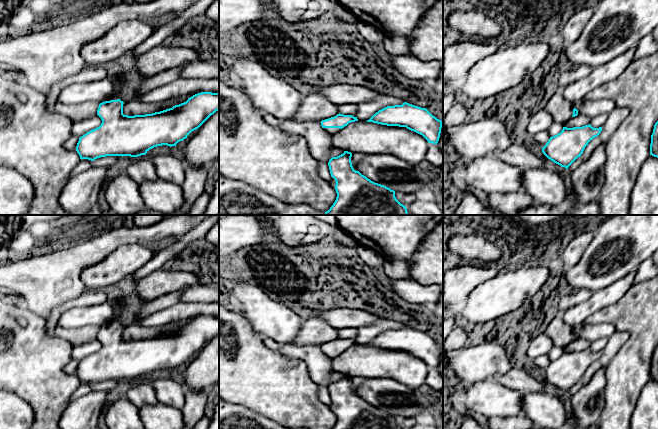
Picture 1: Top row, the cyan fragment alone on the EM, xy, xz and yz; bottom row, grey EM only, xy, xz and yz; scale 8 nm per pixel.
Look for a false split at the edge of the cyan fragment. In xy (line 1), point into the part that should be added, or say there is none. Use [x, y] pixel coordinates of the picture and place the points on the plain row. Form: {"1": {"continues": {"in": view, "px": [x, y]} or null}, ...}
{"1": {"continues": null}}

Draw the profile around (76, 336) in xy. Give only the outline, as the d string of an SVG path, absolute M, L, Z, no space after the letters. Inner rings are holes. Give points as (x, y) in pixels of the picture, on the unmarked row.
M59 323L55 326L55 336L69 341L73 346L90 342L97 338L99 327L85 326L81 328L64 328Z

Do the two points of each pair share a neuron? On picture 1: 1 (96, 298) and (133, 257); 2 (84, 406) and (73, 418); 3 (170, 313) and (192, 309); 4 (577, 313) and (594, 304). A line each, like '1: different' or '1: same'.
1: different
2: same
3: same
4: same

